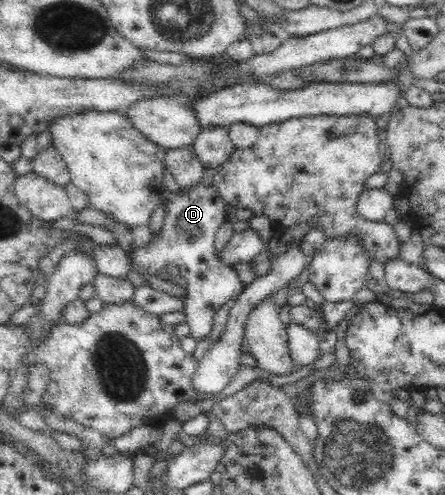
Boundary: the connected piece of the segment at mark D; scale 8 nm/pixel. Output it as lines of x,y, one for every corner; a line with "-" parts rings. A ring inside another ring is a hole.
198,184
192,190
180,190
180,194
168,194
166,199
164,225
154,242
146,248
134,246
128,251
130,265
137,264
151,275
164,272
168,263
179,268
180,277
187,281
185,294
185,322
190,326
190,334
196,341
210,334
212,316
221,306
237,297
245,287
233,267
219,261
214,236
219,227
226,222
228,205
213,187

